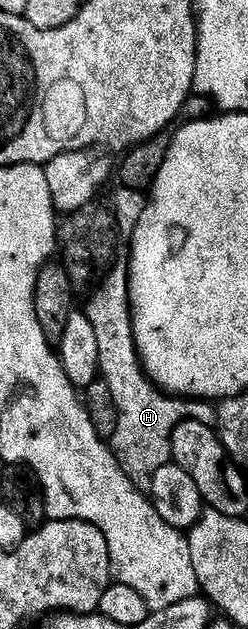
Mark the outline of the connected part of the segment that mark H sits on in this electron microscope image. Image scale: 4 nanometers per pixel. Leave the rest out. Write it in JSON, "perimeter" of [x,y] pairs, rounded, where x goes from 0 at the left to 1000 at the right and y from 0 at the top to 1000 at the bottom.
{"perimeter":[[[460,434],[427,463],[343,480],[359,493],[347,504],[383,521],[387,545],[403,560],[403,596],[448,617],[452,634],[468,634],[476,671],[452,696],[452,712],[492,746],[544,768],[585,766],[645,742],[690,738],[694,692],[742,668],[847,672],[867,668],[871,650],[859,642],[794,634],[738,634],[657,625],[585,593],[569,568],[544,550],[536,507],[508,507],[524,488],[500,488],[492,475],[492,437]]]}

